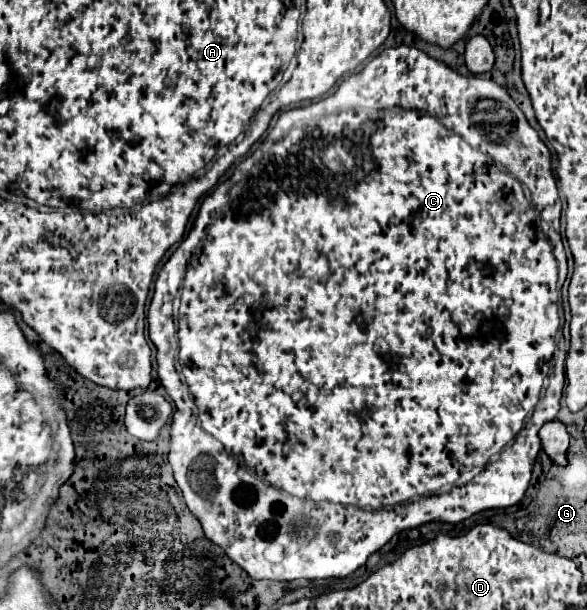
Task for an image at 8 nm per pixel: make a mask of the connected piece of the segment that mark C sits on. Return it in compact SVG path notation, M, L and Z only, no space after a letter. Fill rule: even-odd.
M398 46L398 48L384 50L374 60L370 60L360 72L344 78L334 94L330 94L330 96L306 106L306 108L292 108L292 110L282 112L276 126L268 132L266 140L262 140L258 144L258 148L236 166L230 180L226 180L224 184L218 184L218 188L214 188L214 192L204 198L188 238L184 242L180 242L176 252L160 268L156 284L154 284L154 296L152 296L152 302L150 302L150 308L148 308L148 336L156 346L156 362L158 362L156 372L158 372L162 388L166 390L166 394L176 404L176 412L174 412L174 418L172 418L172 424L170 424L170 454L168 454L168 460L170 460L170 464L174 468L174 478L176 478L180 490L182 490L182 496L184 496L190 512L200 520L206 538L212 540L214 544L218 544L220 548L224 548L224 552L256 580L344 578L344 576L352 574L356 568L360 568L368 560L368 556L374 554L376 550L380 550L396 532L416 528L416 526L420 526L424 522L432 522L432 520L456 524L456 522L462 522L462 520L466 520L472 514L482 512L482 510L508 508L508 506L518 504L524 498L524 492L526 492L530 476L532 476L534 460L536 460L536 456L540 452L538 430L542 428L542 424L556 418L556 414L560 410L562 388L565 387L566 381L565 358L568 350L564 347L566 342L564 342L564 336L562 336L562 324L564 322L560 320L560 314L558 314L558 304L560 304L560 296L562 296L560 288L568 272L567 258L560 233L560 220L556 220L556 216L561 218L561 212L562 203L558 198L556 180L554 180L552 168L550 168L550 150L538 138L538 132L526 122L524 112L516 106L516 102L510 98L510 94L500 84L496 84L494 80L488 80L488 78L482 78L482 76L466 78L466 76L454 72L452 68L448 68L444 62L430 58L428 54L424 54L418 48ZM542 220L552 220L552 228L548 232L550 240L542 238L542 224L546 224ZM180 286L182 286L182 302L180 302L180 310L178 310L177 336L172 302L174 302L174 296L178 294ZM177 355L188 388L184 388L184 382L182 382L180 374L176 372ZM546 376L548 376L548 388L546 388L544 396L540 398L542 380ZM236 402L246 402L246 416L240 410L236 412Z

